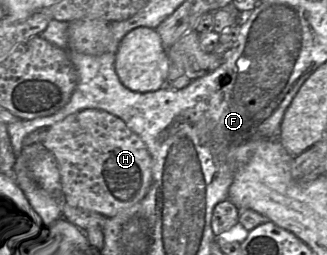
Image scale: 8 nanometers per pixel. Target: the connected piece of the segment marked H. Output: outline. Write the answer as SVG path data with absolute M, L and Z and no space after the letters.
M84 110L46 130L42 142L59 169L62 199L68 207L112 218L140 202L152 182L152 159L141 138L118 117Z

